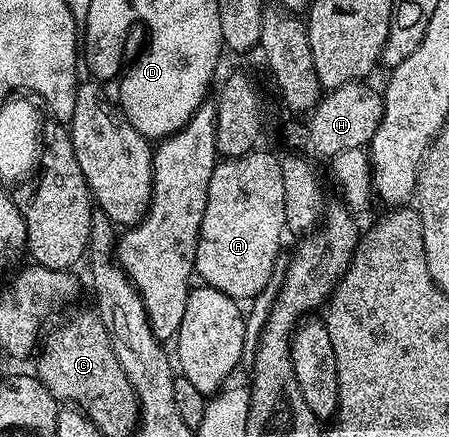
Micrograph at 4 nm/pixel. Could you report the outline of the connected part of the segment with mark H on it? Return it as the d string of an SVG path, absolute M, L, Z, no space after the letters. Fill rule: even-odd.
M349 82L340 89L325 93L317 108L311 111L306 120L309 122L294 120L287 128L286 142L292 147L289 149L308 158L330 160L346 150L369 145L383 118L383 100L379 91L376 92L368 85L370 84L366 82Z

